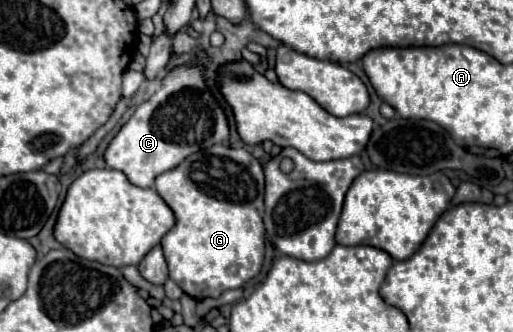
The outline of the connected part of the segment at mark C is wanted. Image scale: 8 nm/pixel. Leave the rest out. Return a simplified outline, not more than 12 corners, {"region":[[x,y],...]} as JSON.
{"region":[[210,56],[174,66],[106,150],[148,188],[230,138],[204,80]]}

